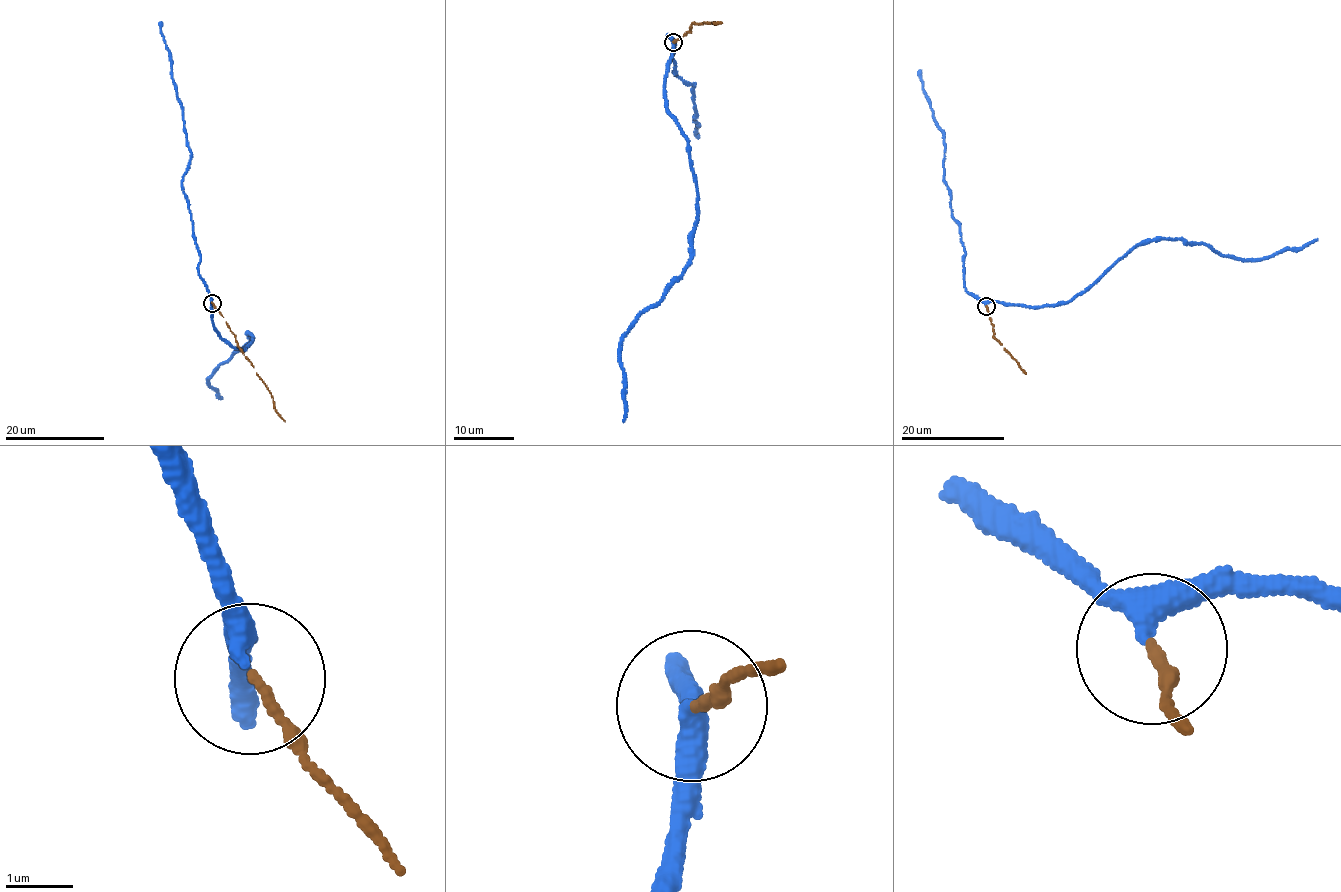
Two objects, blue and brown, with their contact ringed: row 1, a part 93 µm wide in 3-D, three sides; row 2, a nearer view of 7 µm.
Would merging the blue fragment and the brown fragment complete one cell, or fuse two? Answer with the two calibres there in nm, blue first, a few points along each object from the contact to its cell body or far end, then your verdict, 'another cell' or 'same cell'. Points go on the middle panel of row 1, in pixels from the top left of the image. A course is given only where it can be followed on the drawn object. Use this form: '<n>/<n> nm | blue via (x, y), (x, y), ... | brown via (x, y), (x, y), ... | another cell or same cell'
240/120 nm | blue via (673, 42), (665, 77), (666, 112), (687, 141), (699, 213), (690, 235), (690, 264), (623, 338), (623, 422) | brown via (672, 41), (690, 31), (692, 23), (722, 22) | same cell

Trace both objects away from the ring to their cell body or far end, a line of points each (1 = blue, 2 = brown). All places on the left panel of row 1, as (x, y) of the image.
1: (211, 302), (220, 337), (244, 351), (254, 337), (247, 335), (251, 343), (209, 377), (219, 396)
2: (211, 303), (270, 392), (275, 408), (285, 422)

